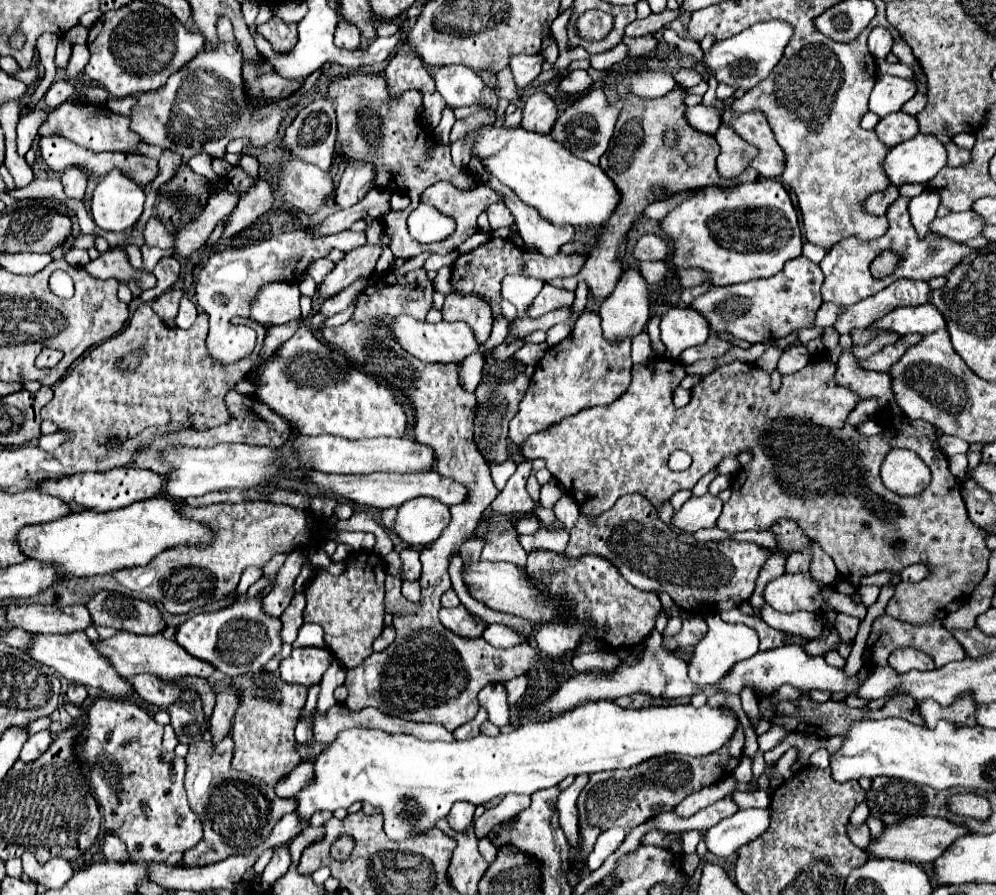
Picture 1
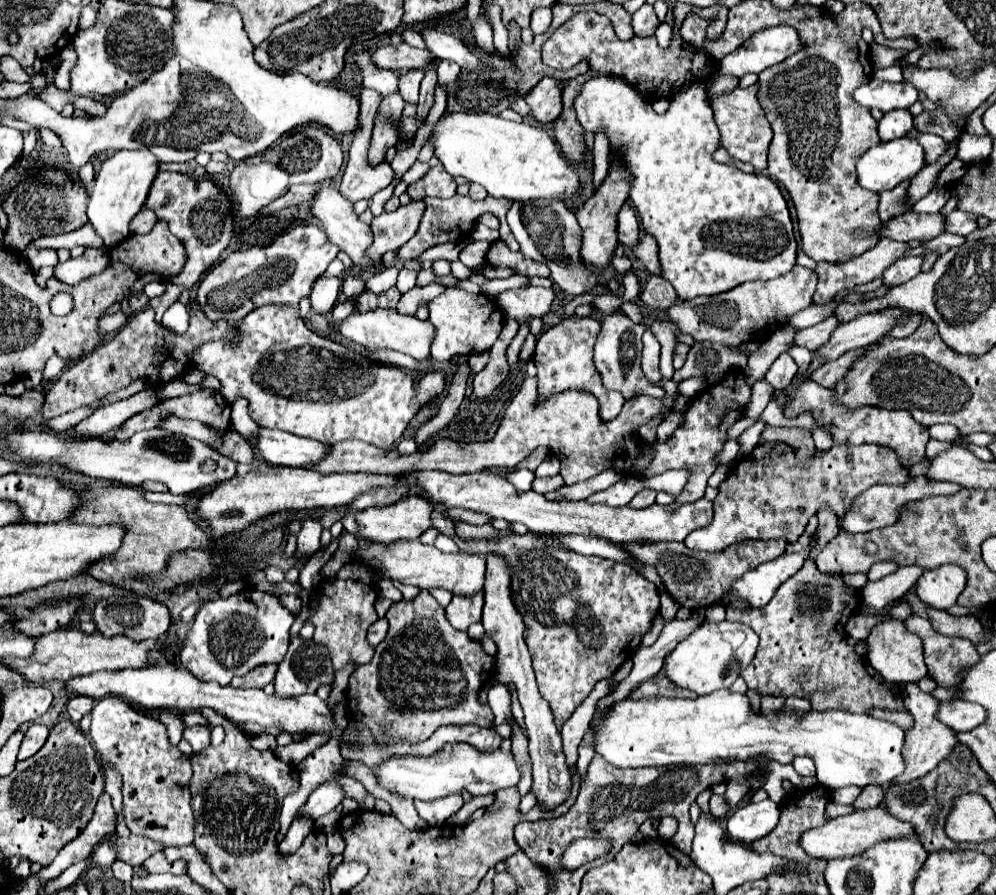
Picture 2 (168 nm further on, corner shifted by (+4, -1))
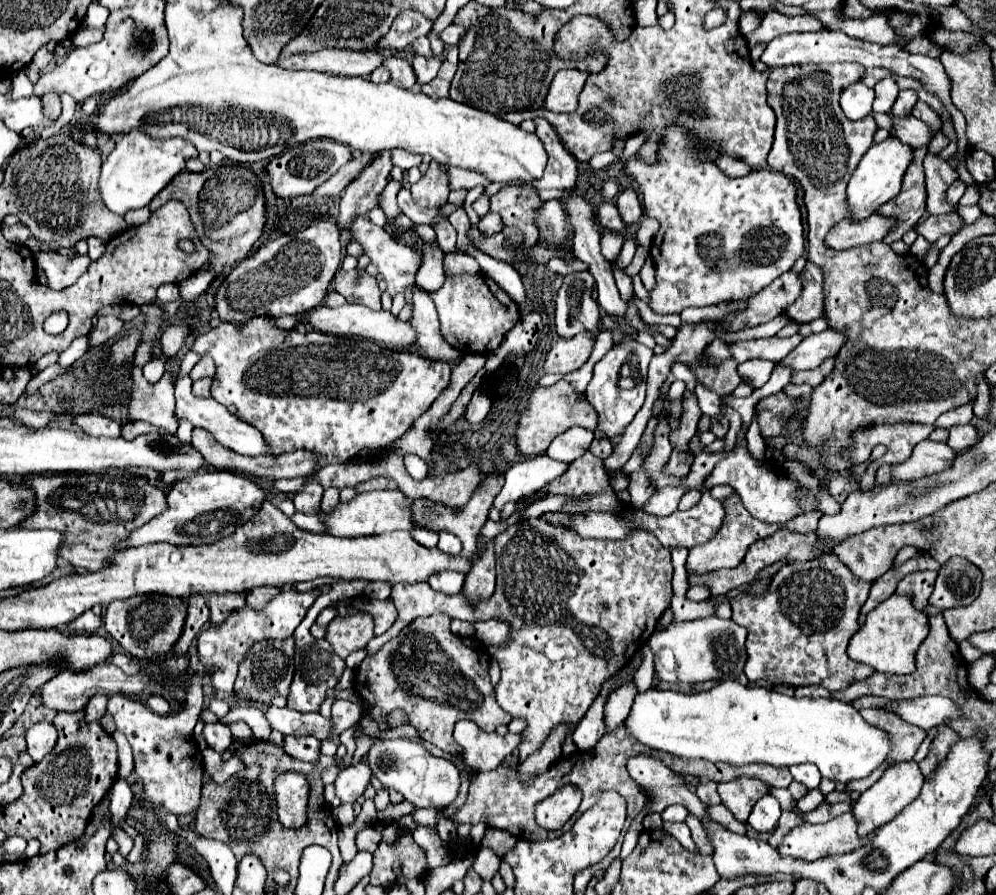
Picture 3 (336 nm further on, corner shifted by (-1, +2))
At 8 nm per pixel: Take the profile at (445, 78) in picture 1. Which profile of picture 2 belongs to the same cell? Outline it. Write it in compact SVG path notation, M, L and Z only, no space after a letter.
M442 59L438 63L438 81L448 87L450 83L454 83L458 79L458 73L460 73L460 67L454 63L454 61L448 61L448 59Z

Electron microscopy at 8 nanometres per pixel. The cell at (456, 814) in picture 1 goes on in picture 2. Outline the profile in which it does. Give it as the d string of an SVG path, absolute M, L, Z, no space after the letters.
M456 793L452 797L442 797L436 801L414 801L418 815L431 826L441 827L446 820L462 807L462 797Z

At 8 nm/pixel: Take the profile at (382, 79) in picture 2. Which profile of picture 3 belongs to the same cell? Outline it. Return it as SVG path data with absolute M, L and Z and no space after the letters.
M391 56L391 58L387 58L387 60L383 62L383 66L387 68L387 72L391 74L391 78L393 78L393 82L395 82L397 86L401 86L401 88L405 88L405 90L417 90L415 74L413 74L413 68L411 68L411 64L409 64L407 60Z

